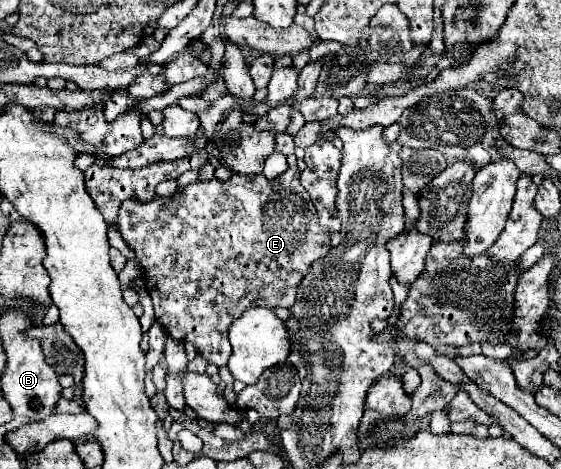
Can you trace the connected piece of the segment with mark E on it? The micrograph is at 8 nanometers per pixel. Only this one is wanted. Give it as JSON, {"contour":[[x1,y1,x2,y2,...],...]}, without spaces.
{"contour":[[293,166,273,180,269,180,265,174,259,174,259,176,257,174,245,174,245,176,235,174,225,182,213,178,207,182,193,182,183,188,177,188,177,192,167,198,155,196,151,202,135,202,135,198,129,198,119,208,117,228,123,236,123,240,129,244,129,248,135,252,135,260,143,268,145,288,147,288,147,292,153,300,153,306,155,306,155,318,165,326,165,330,171,338,175,338,179,342,191,342,199,356,203,356,207,362,211,362,219,368,225,366,227,358,231,356,231,346,227,340,227,330,229,330,231,322,235,322,247,308,253,308,253,306,291,308,295,304,295,294,299,288,299,280,303,280,303,274,307,274,307,270,311,268,313,262,317,262,319,258,325,258,331,252,331,232,319,224,319,212,315,210,315,206,307,198,307,192,299,184,299,174,301,174,299,168]]}

